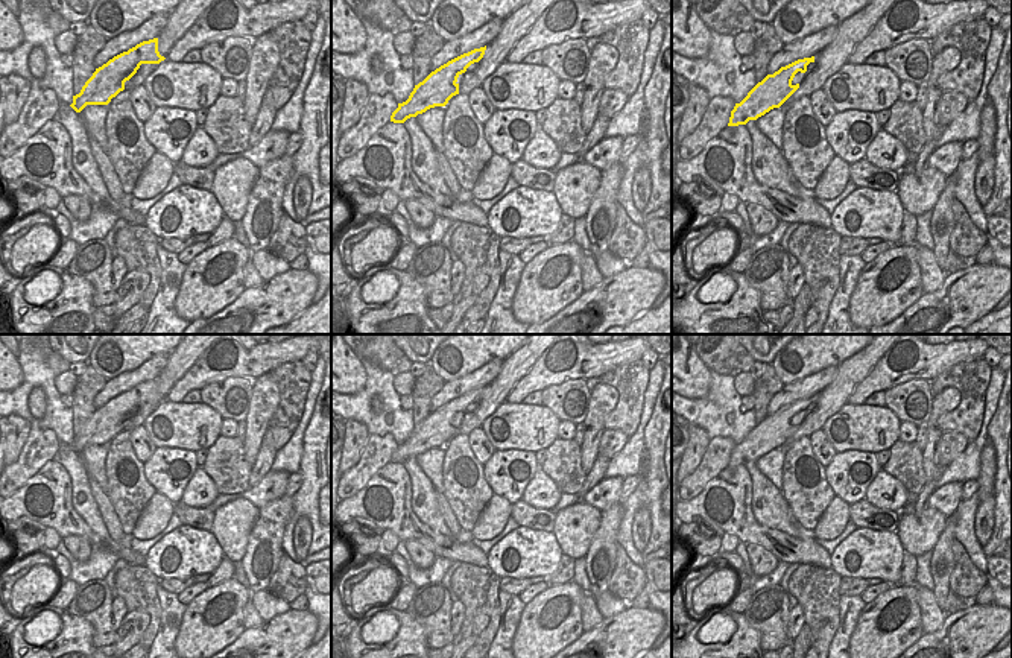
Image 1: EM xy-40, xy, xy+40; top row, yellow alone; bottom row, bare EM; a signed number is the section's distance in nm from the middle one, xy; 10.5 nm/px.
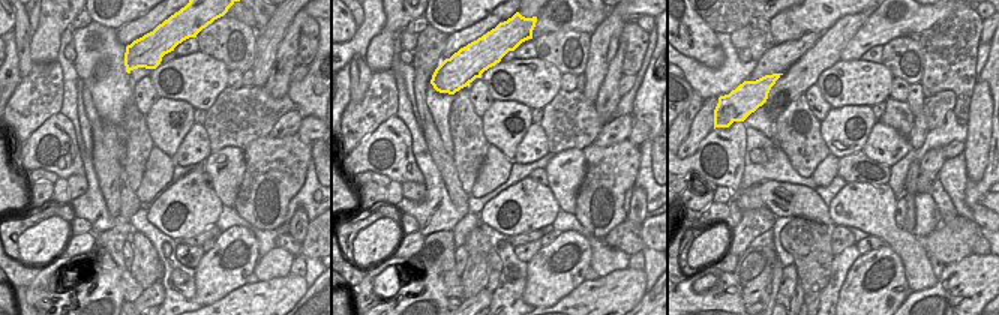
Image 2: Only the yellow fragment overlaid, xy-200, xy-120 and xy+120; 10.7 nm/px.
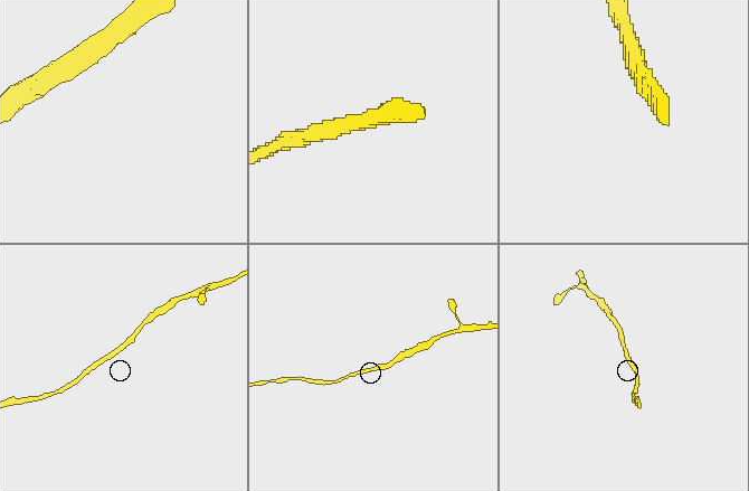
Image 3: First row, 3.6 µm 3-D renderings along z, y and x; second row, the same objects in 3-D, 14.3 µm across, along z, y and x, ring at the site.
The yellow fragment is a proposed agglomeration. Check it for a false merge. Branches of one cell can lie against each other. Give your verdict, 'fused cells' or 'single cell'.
single cell

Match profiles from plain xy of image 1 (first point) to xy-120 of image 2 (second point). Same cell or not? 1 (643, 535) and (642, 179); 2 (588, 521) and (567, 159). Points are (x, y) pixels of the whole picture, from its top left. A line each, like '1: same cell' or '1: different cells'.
1: different cells
2: same cell

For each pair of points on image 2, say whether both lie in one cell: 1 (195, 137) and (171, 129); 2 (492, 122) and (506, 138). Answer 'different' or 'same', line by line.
1: different
2: same

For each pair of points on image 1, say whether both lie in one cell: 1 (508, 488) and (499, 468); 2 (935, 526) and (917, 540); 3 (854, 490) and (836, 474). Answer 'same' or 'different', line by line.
1: same
2: same
3: same

